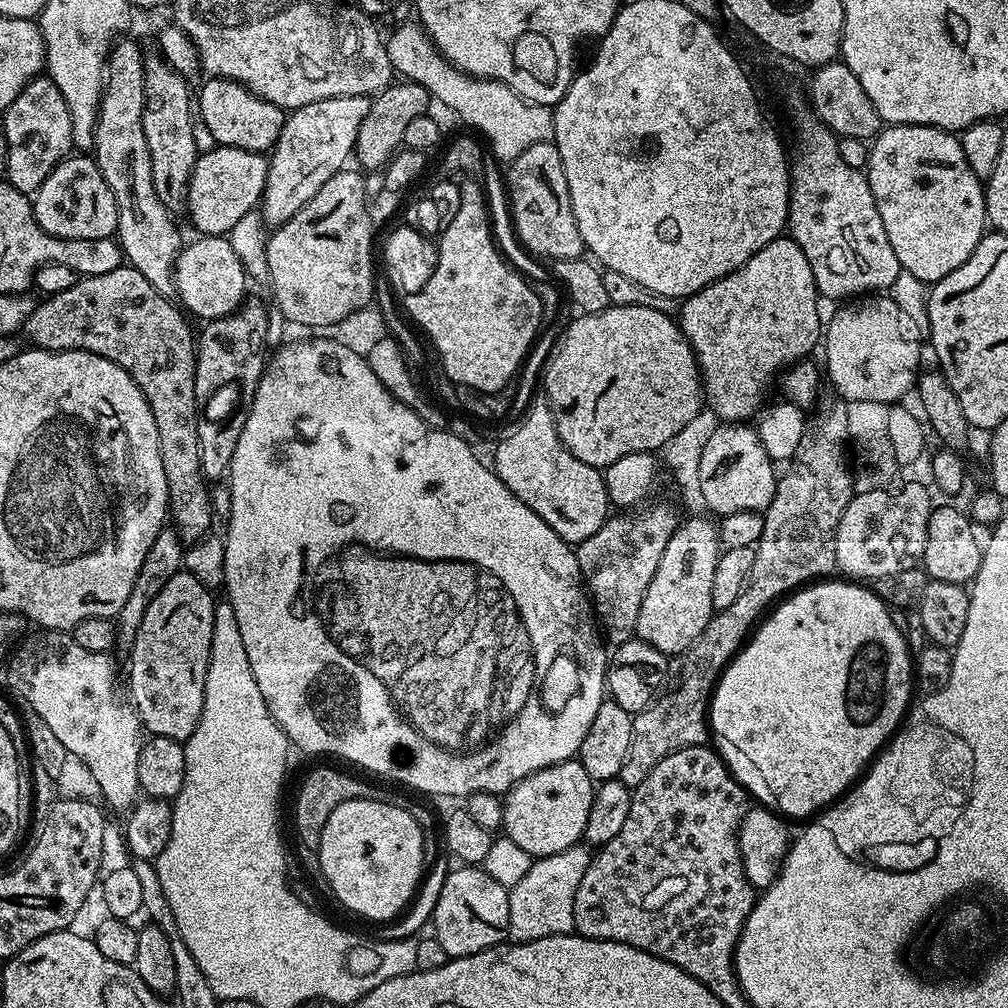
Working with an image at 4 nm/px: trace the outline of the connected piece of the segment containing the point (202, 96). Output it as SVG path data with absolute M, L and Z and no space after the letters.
M213 76L205 81L200 92L198 88L198 120L203 131L205 128L216 139L213 141L217 145L262 153L276 147L286 119L285 109L255 96L245 84L239 84L236 80Z

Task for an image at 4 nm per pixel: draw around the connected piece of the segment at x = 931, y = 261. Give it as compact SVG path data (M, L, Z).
M925 124L885 127L871 141L866 175L901 269L924 285L934 285L958 270L986 235L986 188L966 162L959 135Z

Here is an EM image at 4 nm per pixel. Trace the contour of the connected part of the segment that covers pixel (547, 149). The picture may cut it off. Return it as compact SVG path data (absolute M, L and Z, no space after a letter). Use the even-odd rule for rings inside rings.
M555 143L530 146L518 158L511 161L506 180L506 195L510 201L510 220L516 223L520 240L536 256L545 256L549 262L578 260L585 255L582 234L578 234L578 222L574 222L574 210L570 206L570 190L566 186L566 170L562 170L562 158Z

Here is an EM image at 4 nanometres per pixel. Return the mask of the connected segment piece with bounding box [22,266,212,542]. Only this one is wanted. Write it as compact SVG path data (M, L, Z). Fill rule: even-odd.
M122 266L118 270L110 270L110 274L81 276L74 286L70 286L70 290L62 290L62 294L41 299L28 321L24 323L22 332L23 335L28 335L27 343L31 347L45 348L47 352L82 350L90 354L98 354L122 366L122 370L126 370L126 374L134 378L158 426L162 470L166 470L171 523L179 532L181 540L195 542L207 537L212 527L210 484L204 479L198 438L198 426L202 416L201 413L196 413L198 405L194 394L194 370L198 344L194 339L194 332L188 329L188 324L184 321L185 313L179 307L176 309L172 303L169 297L154 290L154 286L150 286L150 282L146 282L146 278L138 274L138 270L134 270L131 266Z

